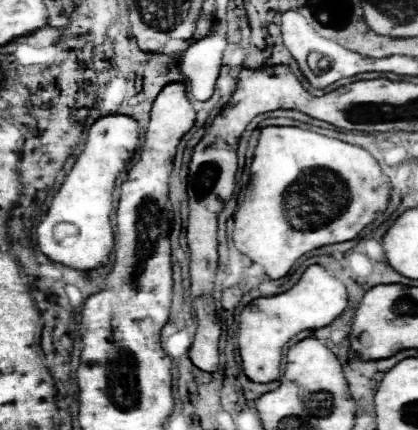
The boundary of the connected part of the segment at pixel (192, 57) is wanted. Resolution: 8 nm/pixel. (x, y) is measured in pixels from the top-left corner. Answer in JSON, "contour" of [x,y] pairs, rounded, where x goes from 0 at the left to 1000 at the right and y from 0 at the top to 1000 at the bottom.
{"contour":[[[505,70],[490,88],[462,98],[443,116],[433,135],[433,172],[467,233],[500,233],[510,223],[538,107],[538,70]]]}

